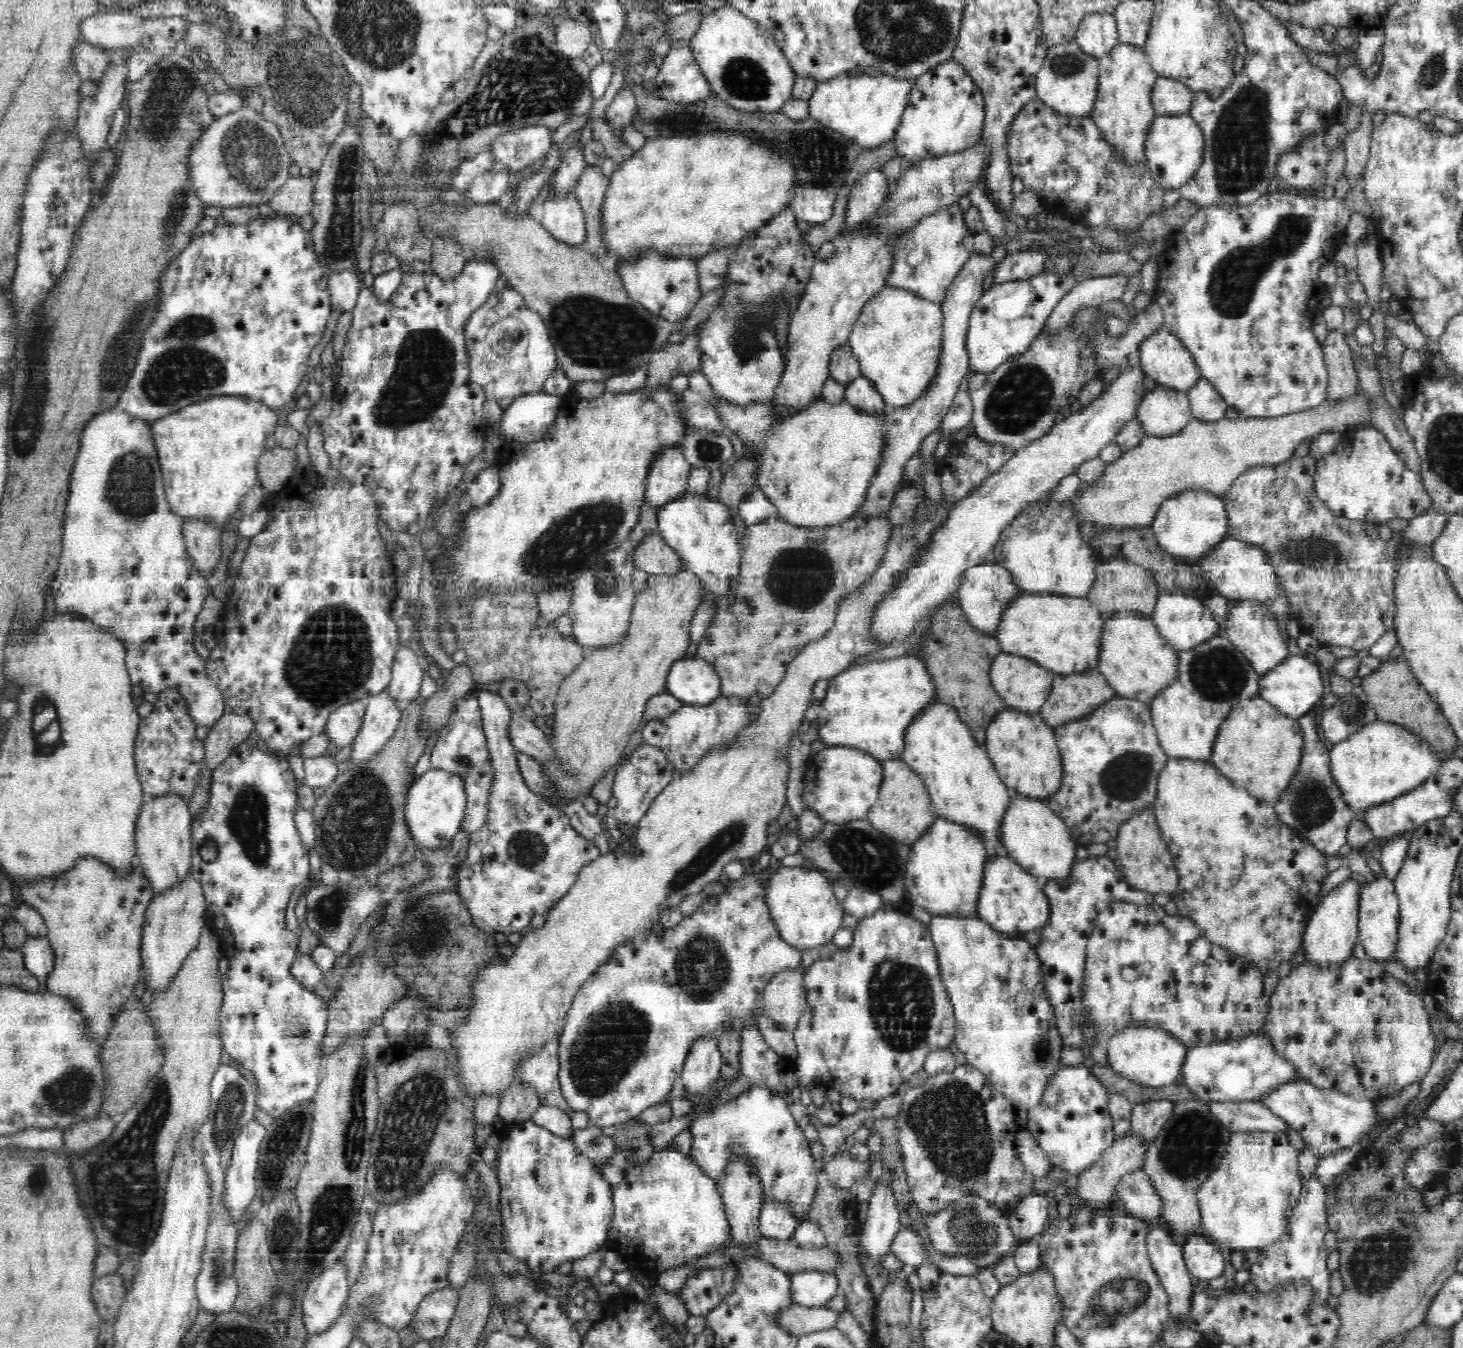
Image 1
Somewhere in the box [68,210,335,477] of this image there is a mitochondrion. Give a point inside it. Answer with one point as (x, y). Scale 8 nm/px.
(186, 368)

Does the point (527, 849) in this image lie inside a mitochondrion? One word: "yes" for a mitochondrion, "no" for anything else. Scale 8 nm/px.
yes

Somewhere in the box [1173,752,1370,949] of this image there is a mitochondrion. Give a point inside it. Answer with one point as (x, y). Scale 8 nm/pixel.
(1312, 804)

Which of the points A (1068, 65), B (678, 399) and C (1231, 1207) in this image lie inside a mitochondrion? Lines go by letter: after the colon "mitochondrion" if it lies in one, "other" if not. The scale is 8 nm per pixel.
A: mitochondrion
B: other
C: other

